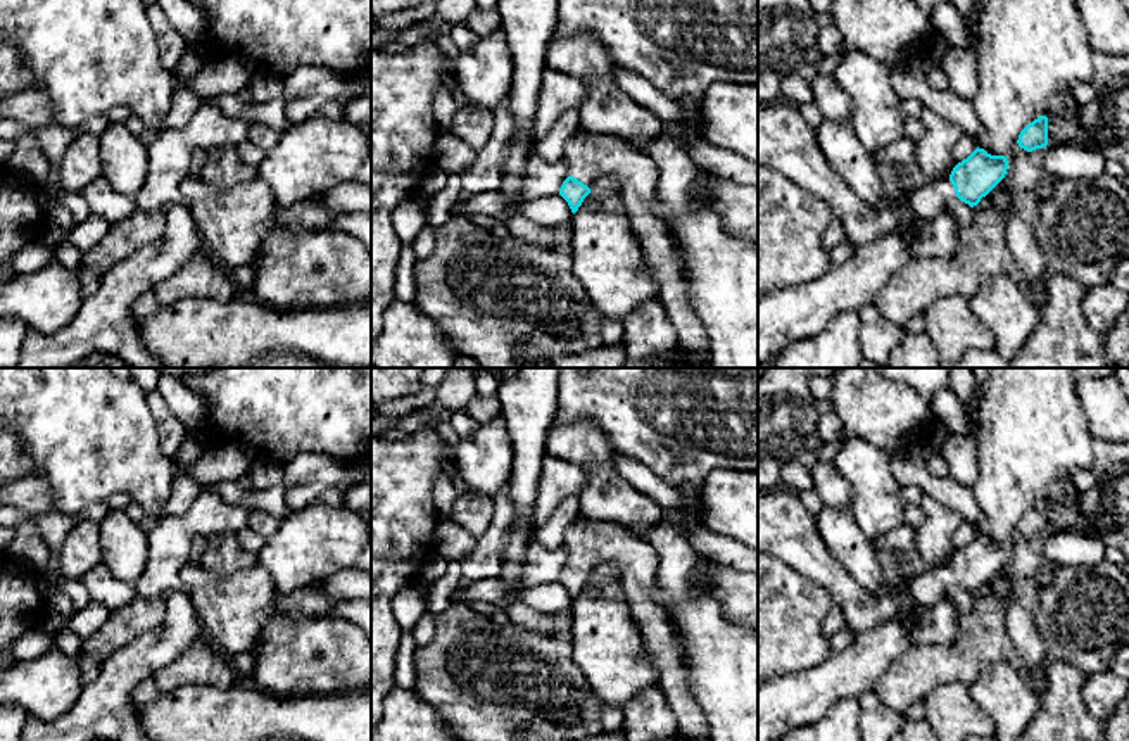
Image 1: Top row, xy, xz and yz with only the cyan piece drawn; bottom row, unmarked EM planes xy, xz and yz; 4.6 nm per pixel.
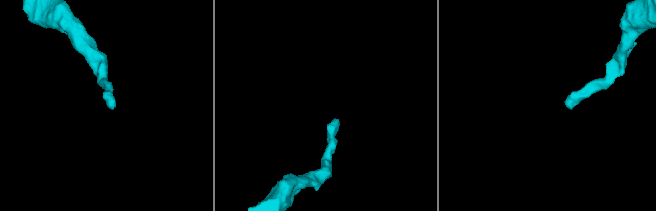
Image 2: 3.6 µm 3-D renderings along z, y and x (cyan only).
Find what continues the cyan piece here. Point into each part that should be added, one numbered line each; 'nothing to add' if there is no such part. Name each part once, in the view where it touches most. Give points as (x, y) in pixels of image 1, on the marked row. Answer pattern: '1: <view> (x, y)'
1: xz (591, 158)

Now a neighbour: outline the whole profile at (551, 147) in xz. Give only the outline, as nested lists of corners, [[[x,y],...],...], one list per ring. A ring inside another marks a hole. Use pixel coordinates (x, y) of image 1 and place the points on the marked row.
[[[573,107],[564,111],[551,126],[551,130],[533,143],[535,155],[547,162],[558,162],[564,159],[564,145],[573,135],[577,135],[578,123],[578,109]]]

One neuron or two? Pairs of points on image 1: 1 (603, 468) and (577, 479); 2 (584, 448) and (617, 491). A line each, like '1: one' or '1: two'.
1: two
2: one

